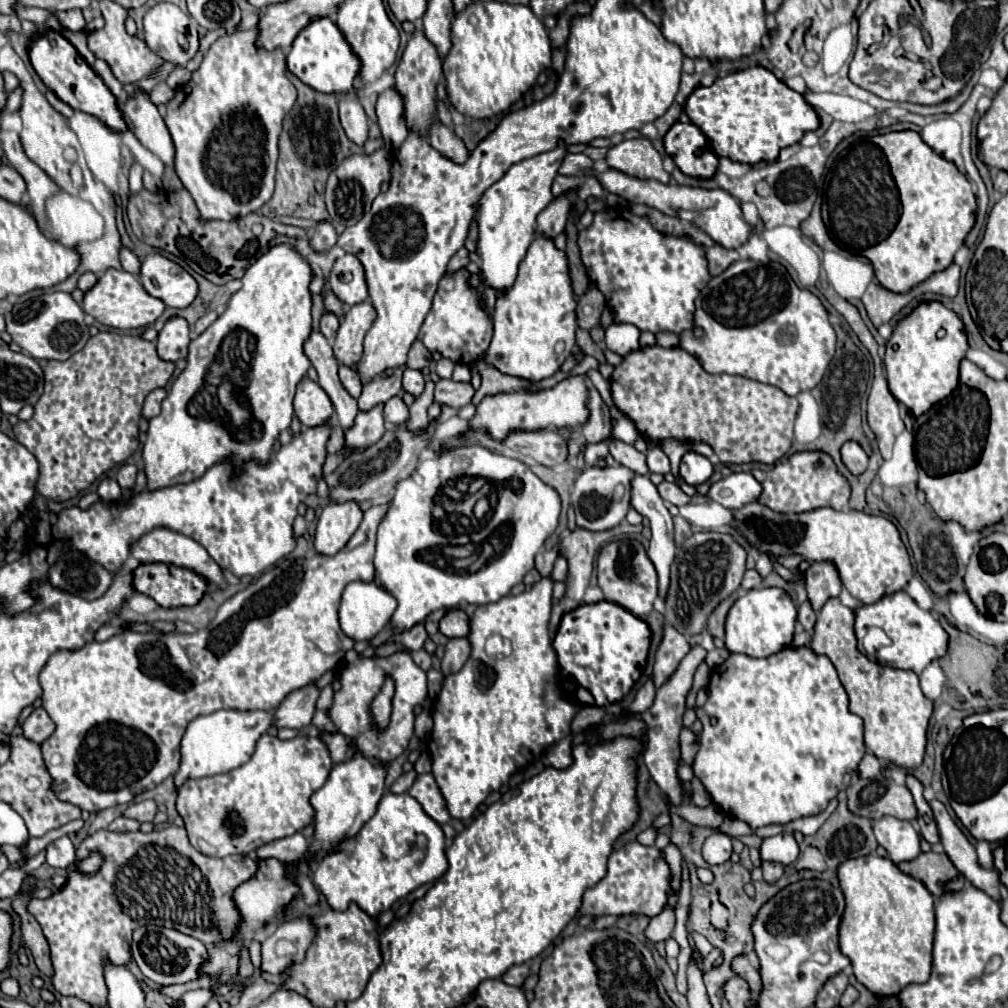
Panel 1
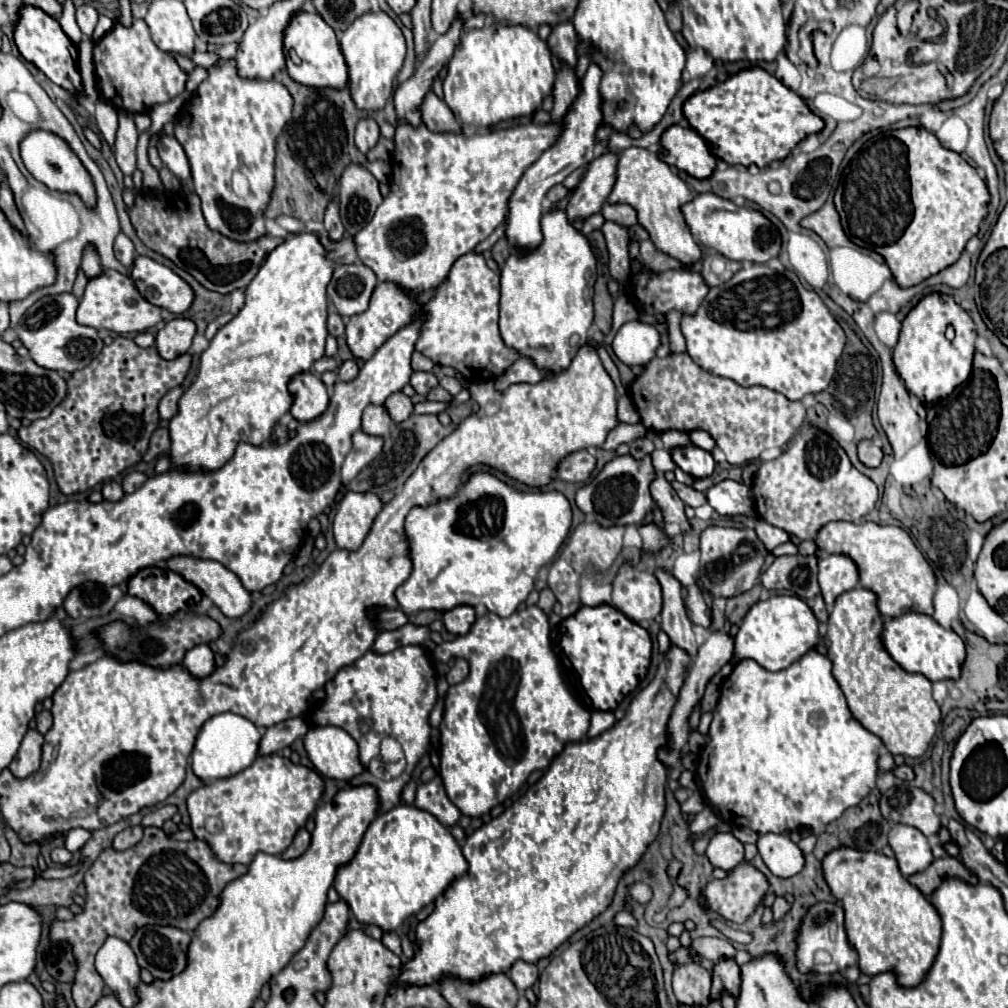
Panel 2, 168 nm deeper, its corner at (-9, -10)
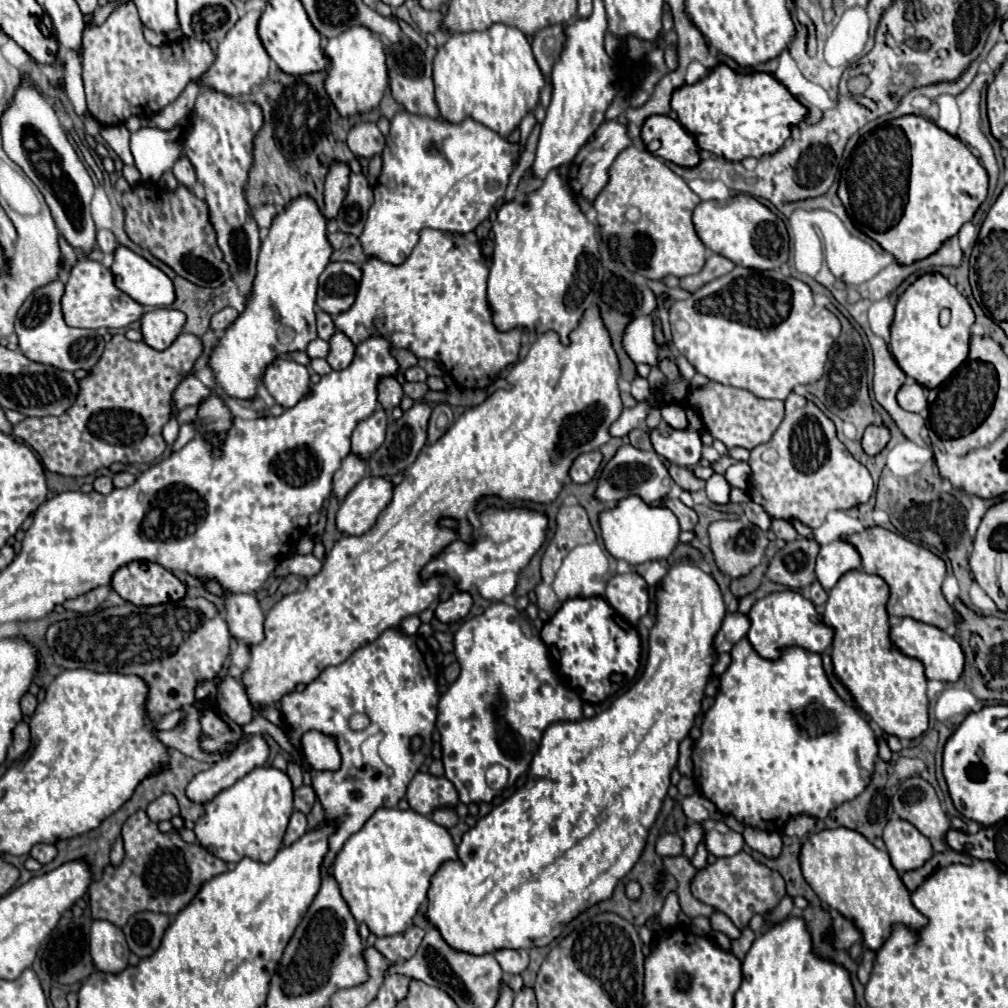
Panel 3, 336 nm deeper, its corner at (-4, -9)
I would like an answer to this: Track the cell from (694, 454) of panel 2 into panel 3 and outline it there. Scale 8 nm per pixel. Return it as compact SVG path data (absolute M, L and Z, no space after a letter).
M686 409L690 427L686 431L676 431L666 423L660 423L654 431L650 431L652 445L658 455L668 459L680 467L694 467L702 459L702 441L700 441L700 427L702 421L694 409Z

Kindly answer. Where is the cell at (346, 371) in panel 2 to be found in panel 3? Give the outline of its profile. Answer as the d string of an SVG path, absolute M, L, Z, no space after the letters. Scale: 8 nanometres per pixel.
M336 331L334 337L330 339L330 353L328 353L326 361L330 363L330 367L334 371L346 369L352 363L352 359L354 359L354 349L356 347L352 345L352 341L344 333Z

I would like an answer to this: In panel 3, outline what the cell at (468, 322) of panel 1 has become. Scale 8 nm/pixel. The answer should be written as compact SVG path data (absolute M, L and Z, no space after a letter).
M424 229L412 255L402 265L382 263L380 259L368 259L362 265L362 283L354 305L336 317L336 329L342 331L354 345L360 345L372 333L390 337L392 345L410 349L418 359L432 359L440 363L446 373L464 389L488 387L500 371L514 363L520 353L520 331L512 329L500 333L494 329L492 313L486 301L488 267L480 251L480 243L474 233L454 237L450 233Z

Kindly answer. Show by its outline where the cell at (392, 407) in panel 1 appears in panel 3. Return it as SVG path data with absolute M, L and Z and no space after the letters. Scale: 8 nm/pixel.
M384 377L378 383L378 403L384 407L386 413L390 413L394 407L400 405L404 397L402 385L394 377Z

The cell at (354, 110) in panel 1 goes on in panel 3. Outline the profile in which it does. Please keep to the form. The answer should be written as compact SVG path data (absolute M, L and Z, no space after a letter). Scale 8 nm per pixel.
M358 123L348 133L348 147L356 157L374 157L384 149L384 135L376 123Z

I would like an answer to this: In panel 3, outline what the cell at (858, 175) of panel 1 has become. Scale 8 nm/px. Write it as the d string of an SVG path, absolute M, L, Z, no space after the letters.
M906 115L894 121L870 121L846 145L838 197L854 227L888 251L896 263L912 265L936 253L948 237L972 221L988 193L988 175L970 149L924 117Z

